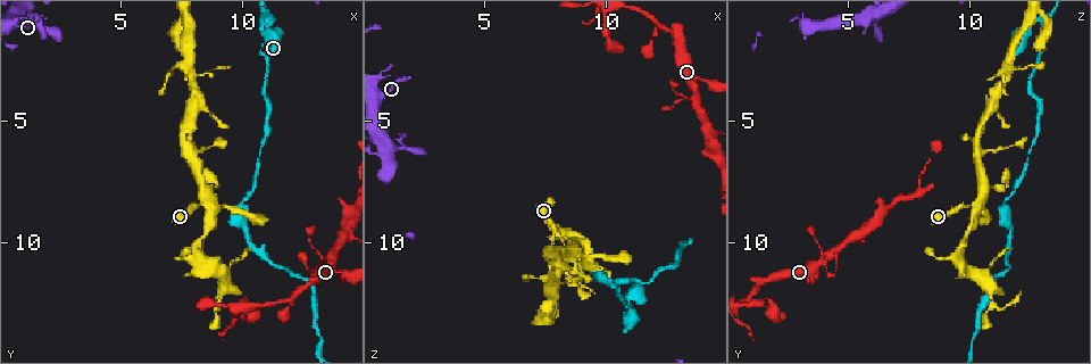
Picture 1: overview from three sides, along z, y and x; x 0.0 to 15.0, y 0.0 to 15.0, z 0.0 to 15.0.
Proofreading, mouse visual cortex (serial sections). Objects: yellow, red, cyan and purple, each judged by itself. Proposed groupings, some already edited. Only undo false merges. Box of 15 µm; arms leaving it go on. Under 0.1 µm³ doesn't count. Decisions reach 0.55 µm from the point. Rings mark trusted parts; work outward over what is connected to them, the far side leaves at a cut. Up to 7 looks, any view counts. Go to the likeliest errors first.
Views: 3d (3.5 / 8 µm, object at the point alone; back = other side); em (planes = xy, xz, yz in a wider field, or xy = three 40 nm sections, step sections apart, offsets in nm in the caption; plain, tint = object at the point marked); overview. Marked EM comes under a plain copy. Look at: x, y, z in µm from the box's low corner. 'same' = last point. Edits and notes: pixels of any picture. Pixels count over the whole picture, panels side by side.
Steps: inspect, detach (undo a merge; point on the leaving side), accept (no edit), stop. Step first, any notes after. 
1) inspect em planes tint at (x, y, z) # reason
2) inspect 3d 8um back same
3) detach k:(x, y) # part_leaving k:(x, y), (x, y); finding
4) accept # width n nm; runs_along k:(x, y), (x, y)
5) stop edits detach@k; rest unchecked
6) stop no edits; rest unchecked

inspect 3d 8um at (8.7, 8.3, 10.3)

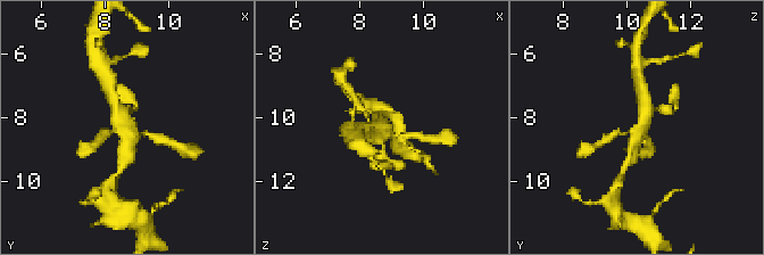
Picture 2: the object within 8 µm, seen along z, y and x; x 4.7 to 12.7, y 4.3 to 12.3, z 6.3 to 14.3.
inspect em xy step 1 tint at (8.5, 8.5, 10.2)

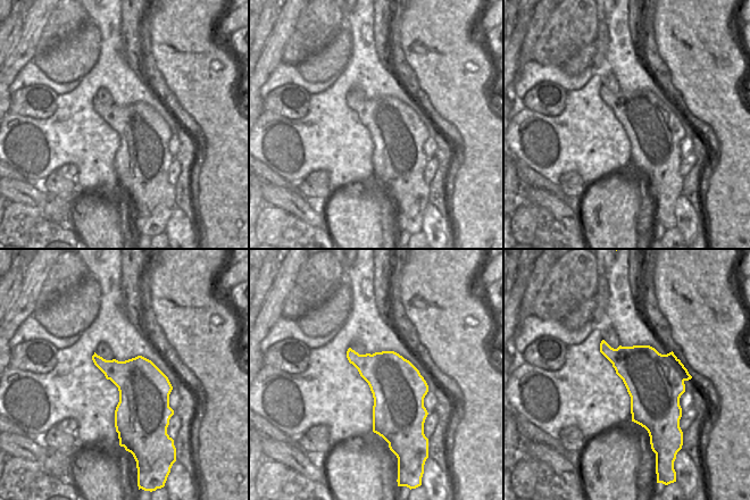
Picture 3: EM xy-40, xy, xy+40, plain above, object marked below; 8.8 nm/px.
accept # runs_along 2:(612, 136), (638, 130), (645, 101); one cell here

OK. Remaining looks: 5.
inspect 3d 3.5um at (10.8, 2.1, 12.9) # abrupt turn

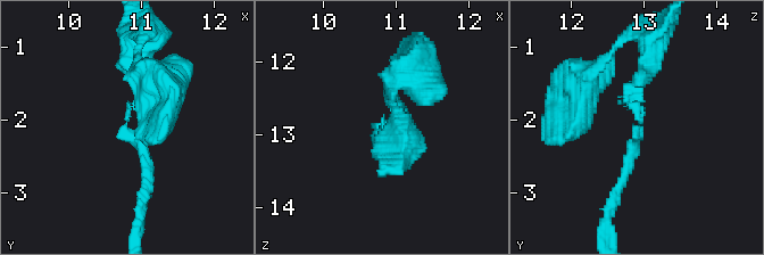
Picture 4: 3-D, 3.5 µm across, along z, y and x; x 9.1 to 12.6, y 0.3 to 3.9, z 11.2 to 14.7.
inspect em planes tint at (10.75, 2.10, 12.95) # arm_widths 150, 250 nm; shape alone is not enough

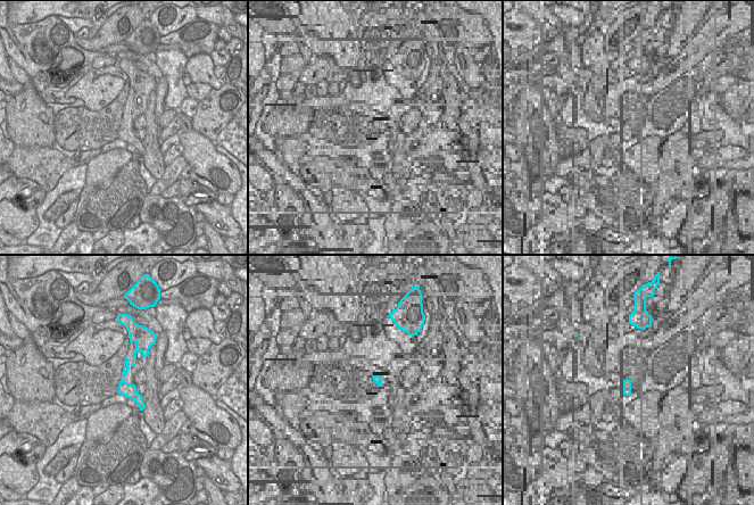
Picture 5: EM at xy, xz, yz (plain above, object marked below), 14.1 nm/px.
accept # width 190 nm; runs_along 4:(648, 63), (616, 192); continuous, no second cell

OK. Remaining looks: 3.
inspect 3d 3.5um at (8.2, 10.6, 9.6) # sharp bend

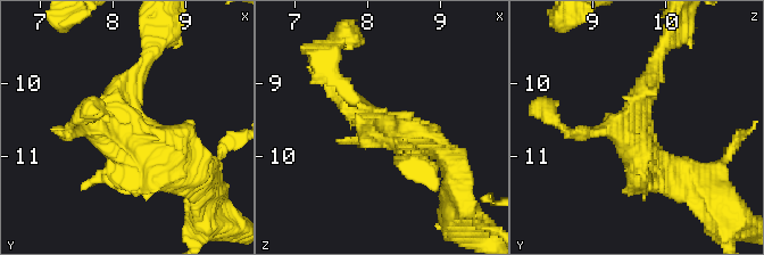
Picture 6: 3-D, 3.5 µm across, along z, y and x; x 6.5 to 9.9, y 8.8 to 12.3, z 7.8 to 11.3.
inspect em planes tint at (8.25, 10.60, 9.55)

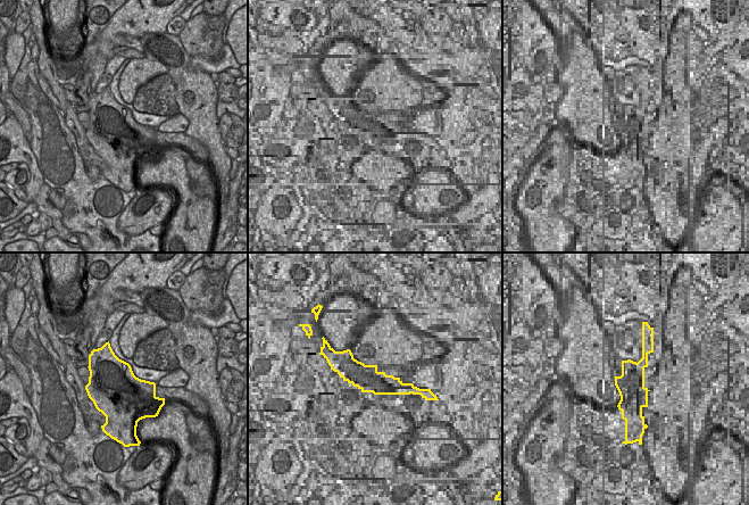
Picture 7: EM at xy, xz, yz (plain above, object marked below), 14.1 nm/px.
accept # runs_along 6:(140, 70), (115, 105), (185, 174); continuous, no second cell

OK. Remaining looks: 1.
stop no edits; rest unchecked

